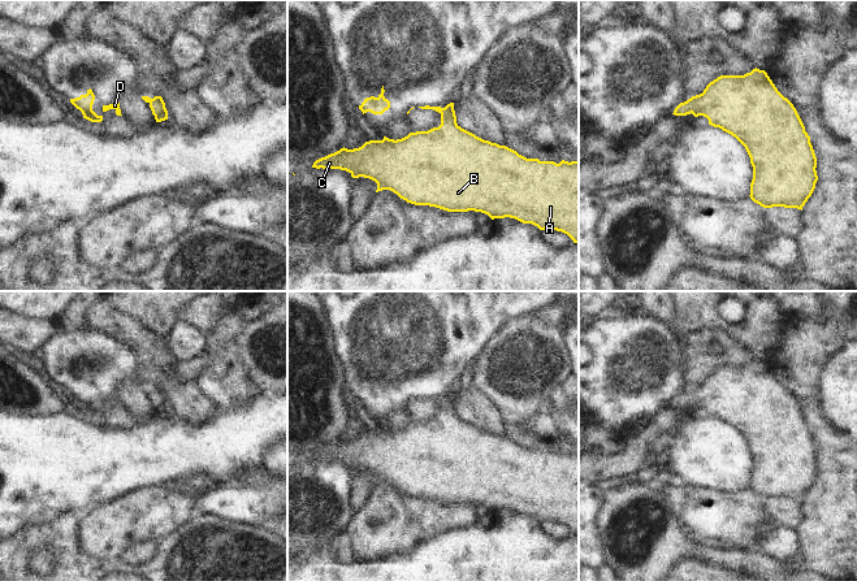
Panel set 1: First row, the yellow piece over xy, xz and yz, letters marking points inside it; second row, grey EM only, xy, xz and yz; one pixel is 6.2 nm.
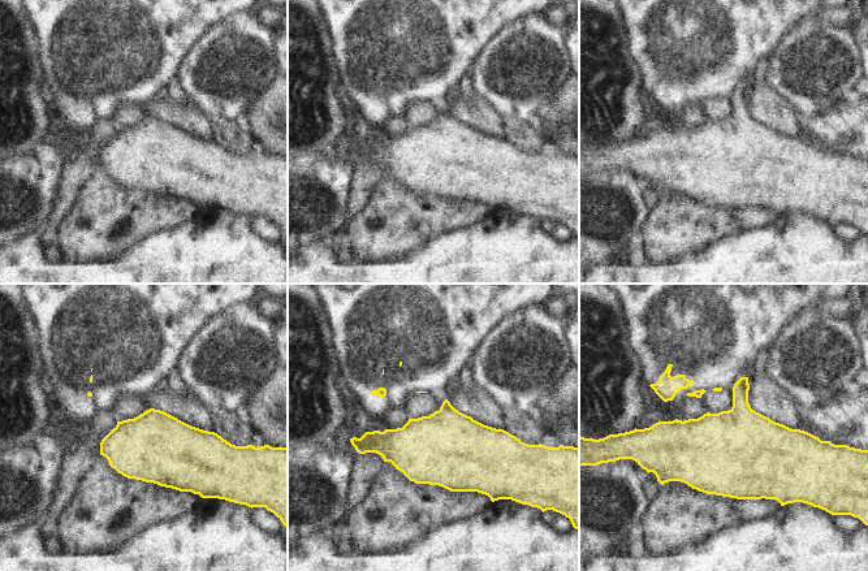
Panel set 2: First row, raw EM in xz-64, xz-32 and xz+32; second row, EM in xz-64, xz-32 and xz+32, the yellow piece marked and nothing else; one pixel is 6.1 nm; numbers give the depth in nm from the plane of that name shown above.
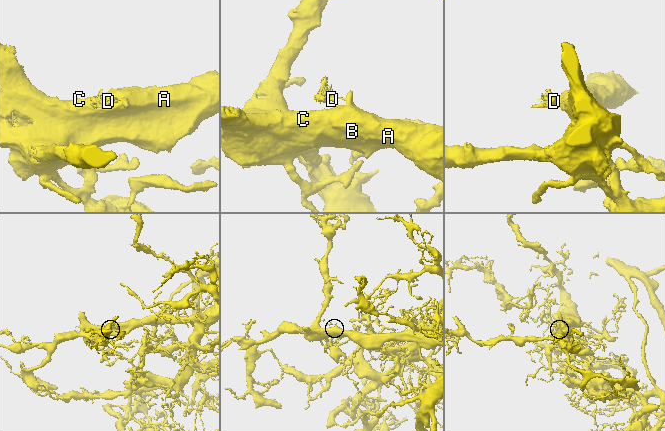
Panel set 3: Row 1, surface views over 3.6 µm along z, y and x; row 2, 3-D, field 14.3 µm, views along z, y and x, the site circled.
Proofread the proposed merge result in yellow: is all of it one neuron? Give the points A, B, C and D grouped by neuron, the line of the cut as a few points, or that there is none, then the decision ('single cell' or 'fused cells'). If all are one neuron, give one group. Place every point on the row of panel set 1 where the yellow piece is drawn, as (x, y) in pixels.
groups A B C / D; cut xz (444, 108), (441, 113); fused cells

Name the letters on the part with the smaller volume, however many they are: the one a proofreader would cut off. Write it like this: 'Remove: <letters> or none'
Remove: D

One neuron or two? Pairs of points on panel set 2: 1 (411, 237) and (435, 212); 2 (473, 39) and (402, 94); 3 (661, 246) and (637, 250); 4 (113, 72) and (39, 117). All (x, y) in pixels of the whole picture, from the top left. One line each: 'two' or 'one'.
1: one
2: one
3: two
4: two

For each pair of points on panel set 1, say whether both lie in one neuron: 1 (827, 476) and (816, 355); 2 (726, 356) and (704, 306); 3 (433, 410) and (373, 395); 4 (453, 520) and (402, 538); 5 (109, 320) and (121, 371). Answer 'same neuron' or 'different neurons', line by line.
1: same neuron
2: different neurons
3: different neurons
4: same neuron
5: different neurons

